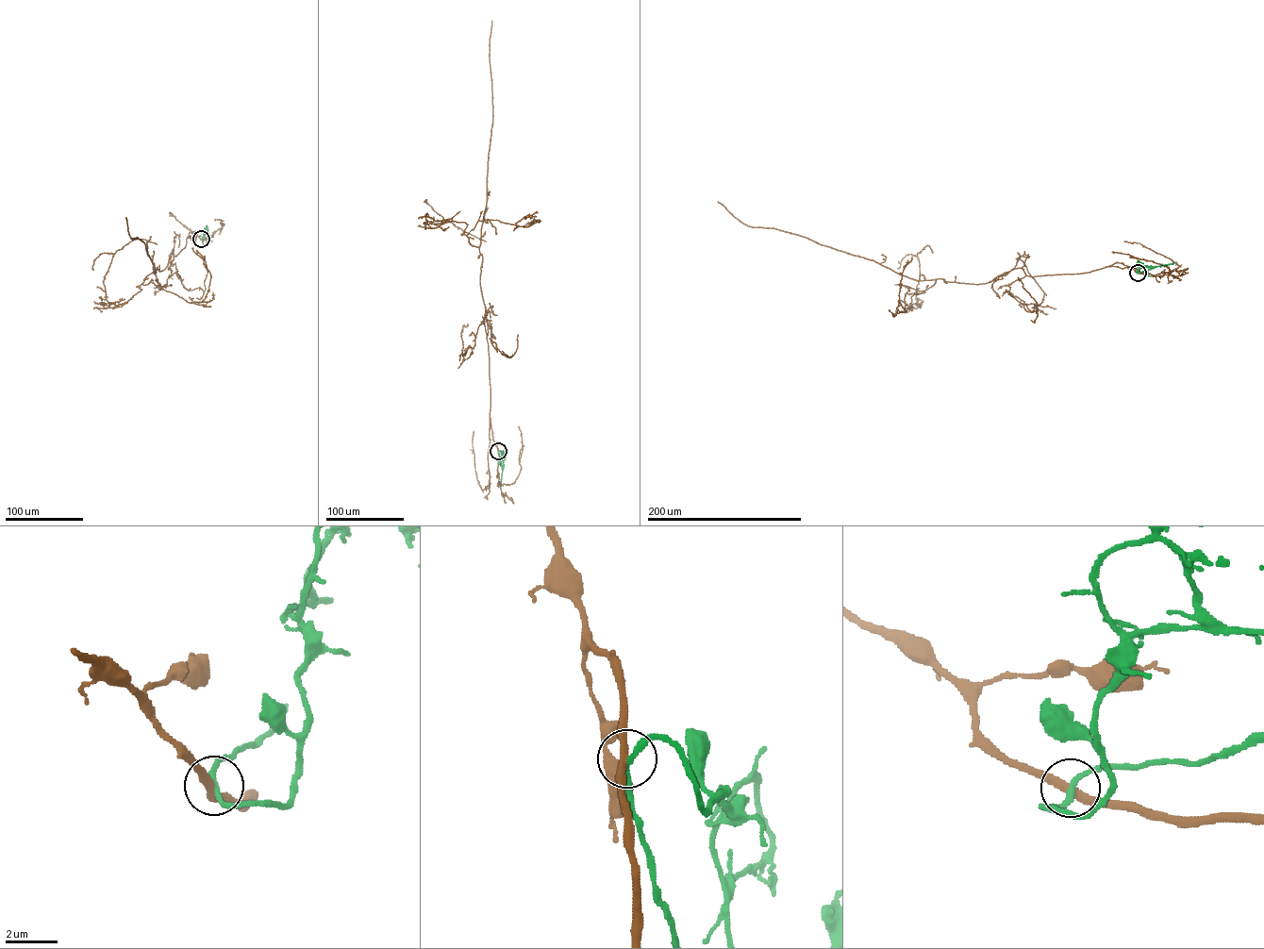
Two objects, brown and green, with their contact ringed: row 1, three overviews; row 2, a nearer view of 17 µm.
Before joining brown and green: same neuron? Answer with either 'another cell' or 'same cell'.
another cell

